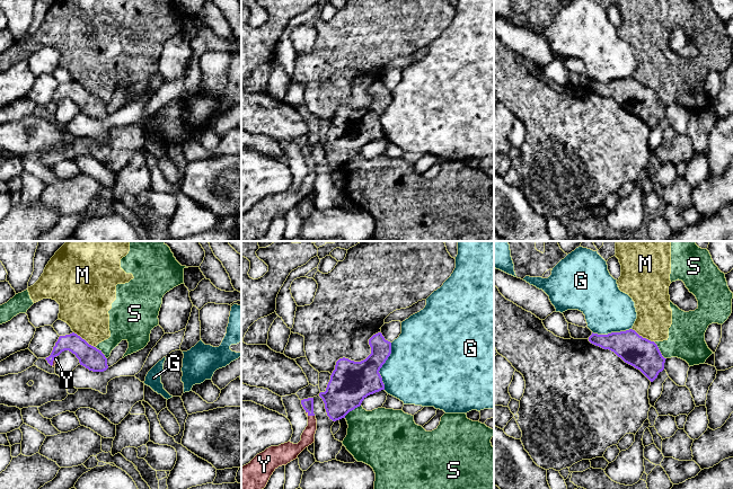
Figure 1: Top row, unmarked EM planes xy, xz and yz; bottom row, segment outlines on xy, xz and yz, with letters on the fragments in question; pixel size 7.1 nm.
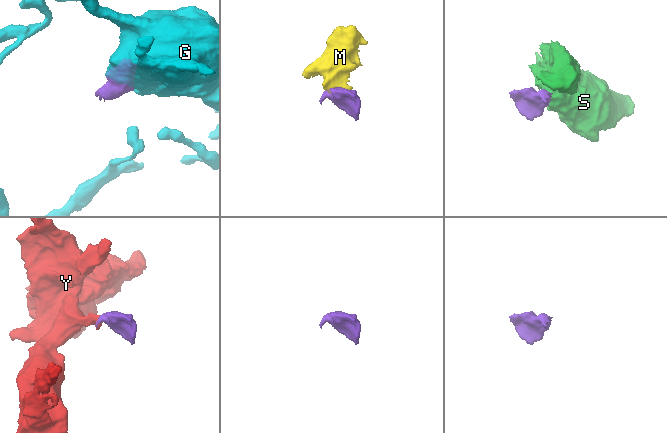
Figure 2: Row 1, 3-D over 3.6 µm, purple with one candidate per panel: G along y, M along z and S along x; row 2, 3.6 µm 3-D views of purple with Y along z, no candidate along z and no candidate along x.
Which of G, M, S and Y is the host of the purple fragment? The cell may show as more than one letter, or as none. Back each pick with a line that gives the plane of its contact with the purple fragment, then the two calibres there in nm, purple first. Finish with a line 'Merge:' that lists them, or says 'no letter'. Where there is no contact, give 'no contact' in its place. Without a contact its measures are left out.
Y: xz | 80/100 nm
Merge: Y

